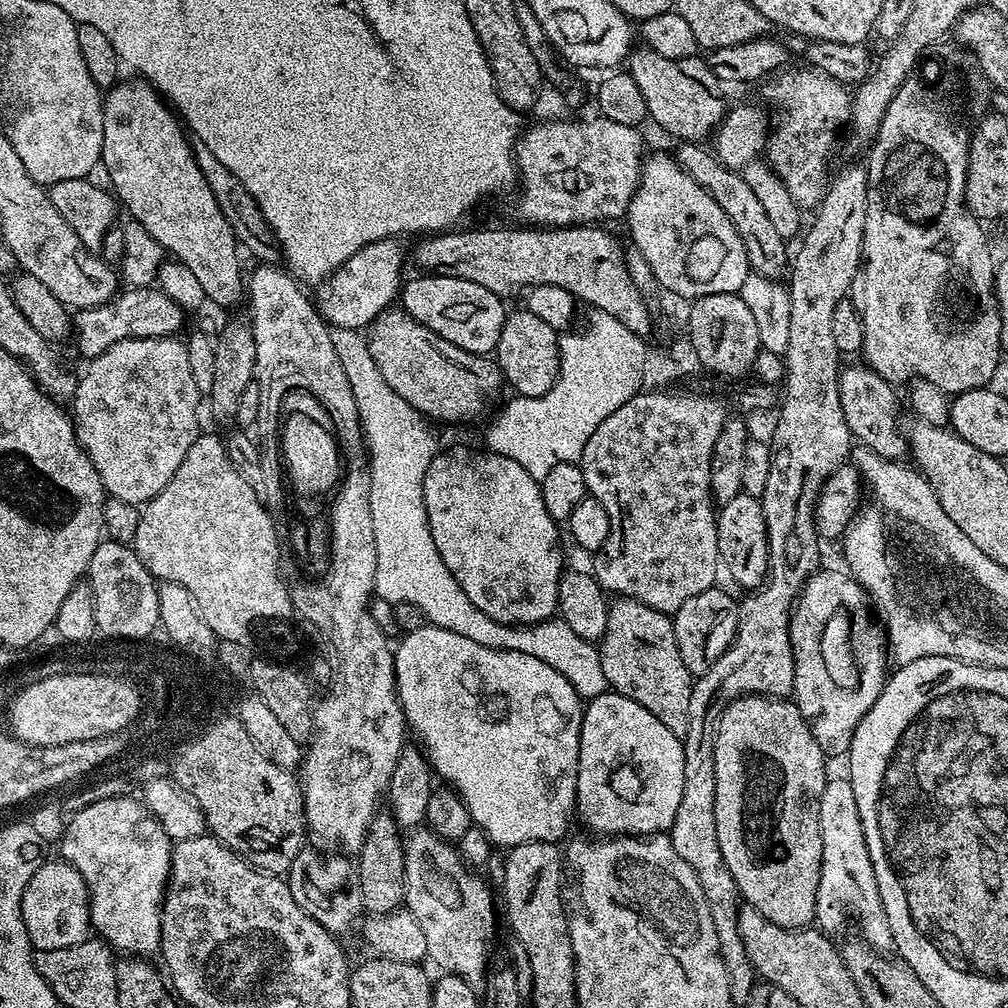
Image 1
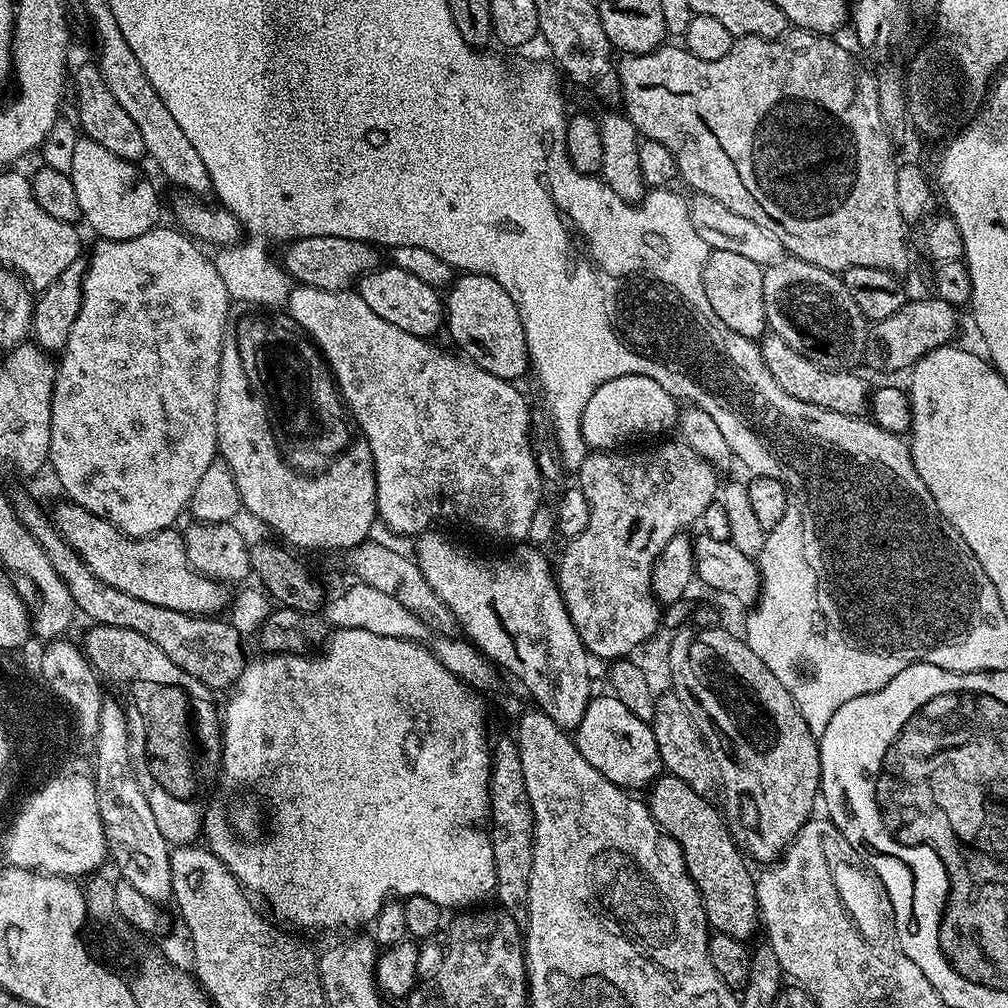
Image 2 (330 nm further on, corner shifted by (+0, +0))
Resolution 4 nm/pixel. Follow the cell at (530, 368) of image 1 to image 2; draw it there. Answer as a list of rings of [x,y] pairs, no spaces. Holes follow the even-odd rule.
[[[469,272],[453,279],[446,292],[446,332],[461,348],[457,349],[482,370],[513,382],[519,381],[519,376],[527,372],[529,375],[526,334],[518,306],[514,306],[514,298],[510,298],[494,278]]]

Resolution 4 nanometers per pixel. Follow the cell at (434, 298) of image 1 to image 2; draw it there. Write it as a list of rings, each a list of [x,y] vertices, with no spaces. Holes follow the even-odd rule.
[[[381,266],[375,272],[367,272],[358,281],[358,291],[362,302],[366,302],[378,318],[386,318],[386,322],[398,326],[398,330],[406,330],[406,334],[432,338],[439,328],[441,331],[445,327],[446,304],[441,293],[426,286],[426,282],[421,282],[419,278],[414,278],[414,274],[406,274],[406,270]]]

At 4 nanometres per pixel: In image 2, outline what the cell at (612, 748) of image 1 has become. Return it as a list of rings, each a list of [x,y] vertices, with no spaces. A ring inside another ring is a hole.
[[[598,696],[589,699],[586,714],[582,714],[582,722],[574,730],[574,739],[582,758],[586,758],[594,770],[620,788],[647,789],[662,772],[658,742],[654,742],[651,723],[630,714],[616,696]]]

